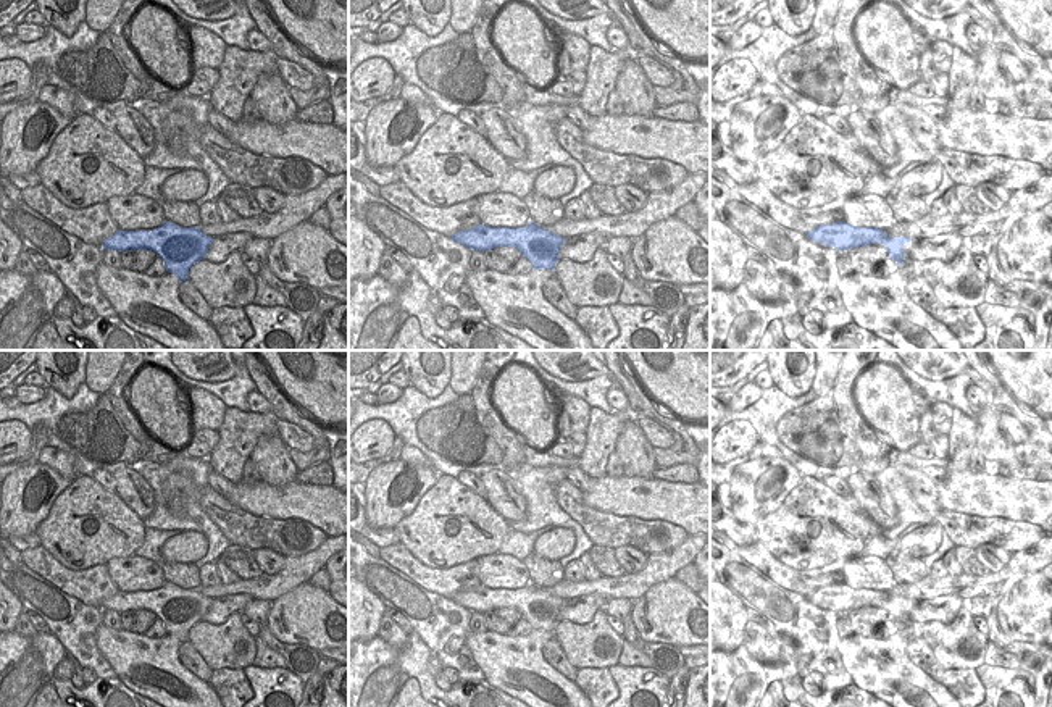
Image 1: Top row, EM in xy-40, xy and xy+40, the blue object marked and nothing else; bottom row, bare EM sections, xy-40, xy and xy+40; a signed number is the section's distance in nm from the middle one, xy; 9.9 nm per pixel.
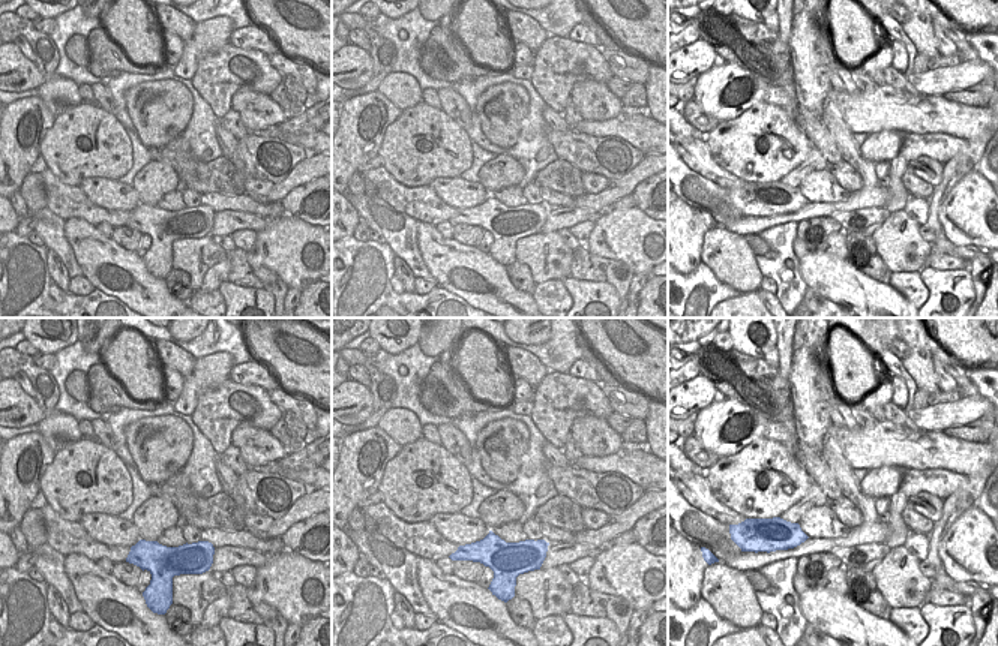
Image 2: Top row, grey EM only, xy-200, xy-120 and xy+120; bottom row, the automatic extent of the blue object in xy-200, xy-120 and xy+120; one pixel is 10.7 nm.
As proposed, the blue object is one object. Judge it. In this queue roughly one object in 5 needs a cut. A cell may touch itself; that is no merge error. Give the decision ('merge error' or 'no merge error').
no merge error

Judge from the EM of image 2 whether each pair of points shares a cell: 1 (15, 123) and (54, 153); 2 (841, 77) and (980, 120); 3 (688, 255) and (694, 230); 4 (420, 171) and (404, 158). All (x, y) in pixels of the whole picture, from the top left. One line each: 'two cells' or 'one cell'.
1: two cells
2: two cells
3: one cell
4: one cell

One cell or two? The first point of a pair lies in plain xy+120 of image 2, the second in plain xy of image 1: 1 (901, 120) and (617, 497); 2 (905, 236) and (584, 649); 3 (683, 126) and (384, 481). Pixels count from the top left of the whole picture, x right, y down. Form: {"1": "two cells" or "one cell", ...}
{"1": "one cell", "2": "one cell", "3": "two cells"}

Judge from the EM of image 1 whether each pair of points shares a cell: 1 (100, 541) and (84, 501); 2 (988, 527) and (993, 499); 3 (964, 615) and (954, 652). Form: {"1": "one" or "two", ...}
{"1": "one", "2": "two", "3": "one"}

